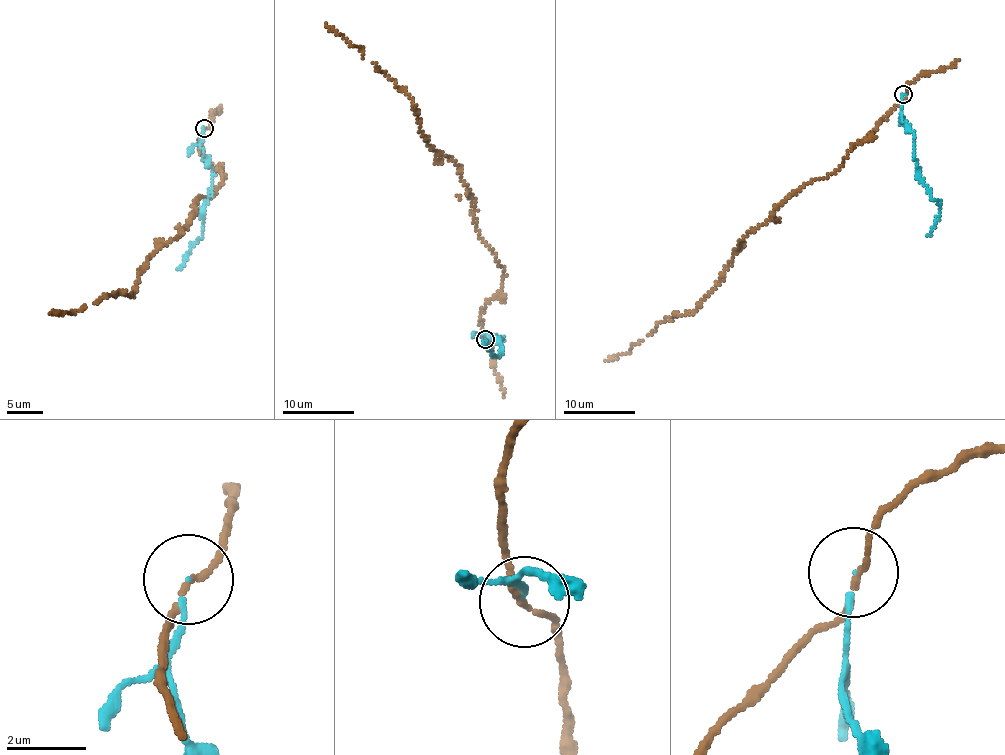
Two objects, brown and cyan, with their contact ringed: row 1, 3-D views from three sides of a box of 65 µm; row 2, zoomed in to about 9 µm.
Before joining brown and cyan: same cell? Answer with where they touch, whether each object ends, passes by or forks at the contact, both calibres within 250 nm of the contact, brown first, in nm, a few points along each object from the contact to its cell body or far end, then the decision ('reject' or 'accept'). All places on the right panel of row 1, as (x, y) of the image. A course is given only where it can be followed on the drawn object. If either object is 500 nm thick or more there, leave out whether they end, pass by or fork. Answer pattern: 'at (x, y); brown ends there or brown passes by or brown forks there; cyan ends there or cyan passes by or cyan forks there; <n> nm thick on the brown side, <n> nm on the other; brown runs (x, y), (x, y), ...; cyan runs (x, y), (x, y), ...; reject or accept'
at (903, 94); brown passes by; cyan ends there; 130 nm thick on the brown side, 80 nm on the other; brown runs (903, 95), (832, 174), (810, 180), (739, 244), (694, 312), (666, 318), (624, 354), (605, 360); cyan runs (903, 95), (901, 118), (915, 135), (919, 179), (938, 201), (941, 213), (928, 236); reject

